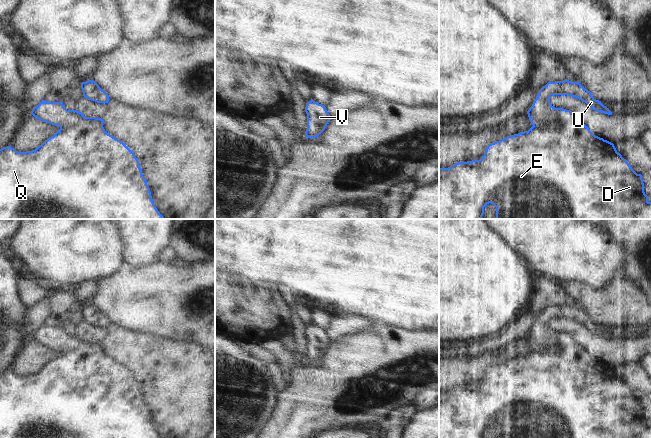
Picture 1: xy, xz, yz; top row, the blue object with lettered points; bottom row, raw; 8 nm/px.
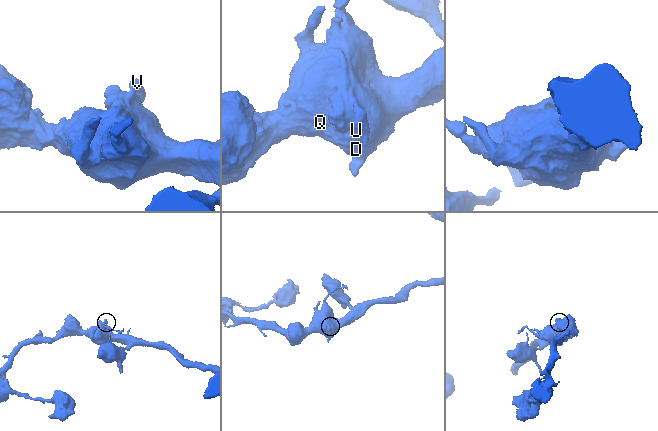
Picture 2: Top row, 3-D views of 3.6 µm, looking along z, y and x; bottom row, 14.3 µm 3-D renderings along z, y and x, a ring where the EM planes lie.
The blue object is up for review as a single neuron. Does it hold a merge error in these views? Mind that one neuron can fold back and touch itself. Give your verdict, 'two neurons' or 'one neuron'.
one neuron

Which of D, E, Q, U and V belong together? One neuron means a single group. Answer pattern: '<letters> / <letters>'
D E Q U V

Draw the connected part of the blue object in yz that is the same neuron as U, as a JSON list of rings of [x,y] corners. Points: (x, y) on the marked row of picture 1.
[[[563,81],[548,82],[537,93],[536,99],[527,111],[529,120],[533,125],[528,131],[510,135],[488,144],[480,160],[458,162],[448,168],[439,168],[439,219],[481,219],[484,207],[492,203],[496,207],[496,219],[651,219],[651,202],[644,192],[644,183],[641,174],[637,174],[626,159],[617,152],[613,143],[595,136],[590,129],[580,122],[574,113],[563,108],[555,108],[550,103],[551,95],[568,95],[585,102],[593,110],[612,115],[612,112],[601,101],[596,100],[590,91],[580,82]]]

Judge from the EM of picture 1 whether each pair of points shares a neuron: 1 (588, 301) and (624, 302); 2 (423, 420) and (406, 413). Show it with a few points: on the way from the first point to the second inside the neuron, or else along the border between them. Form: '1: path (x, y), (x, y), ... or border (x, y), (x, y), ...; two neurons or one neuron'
1: path (597, 302), (615, 302); one neuron
2: border (416, 411), (404, 427); two neurons

